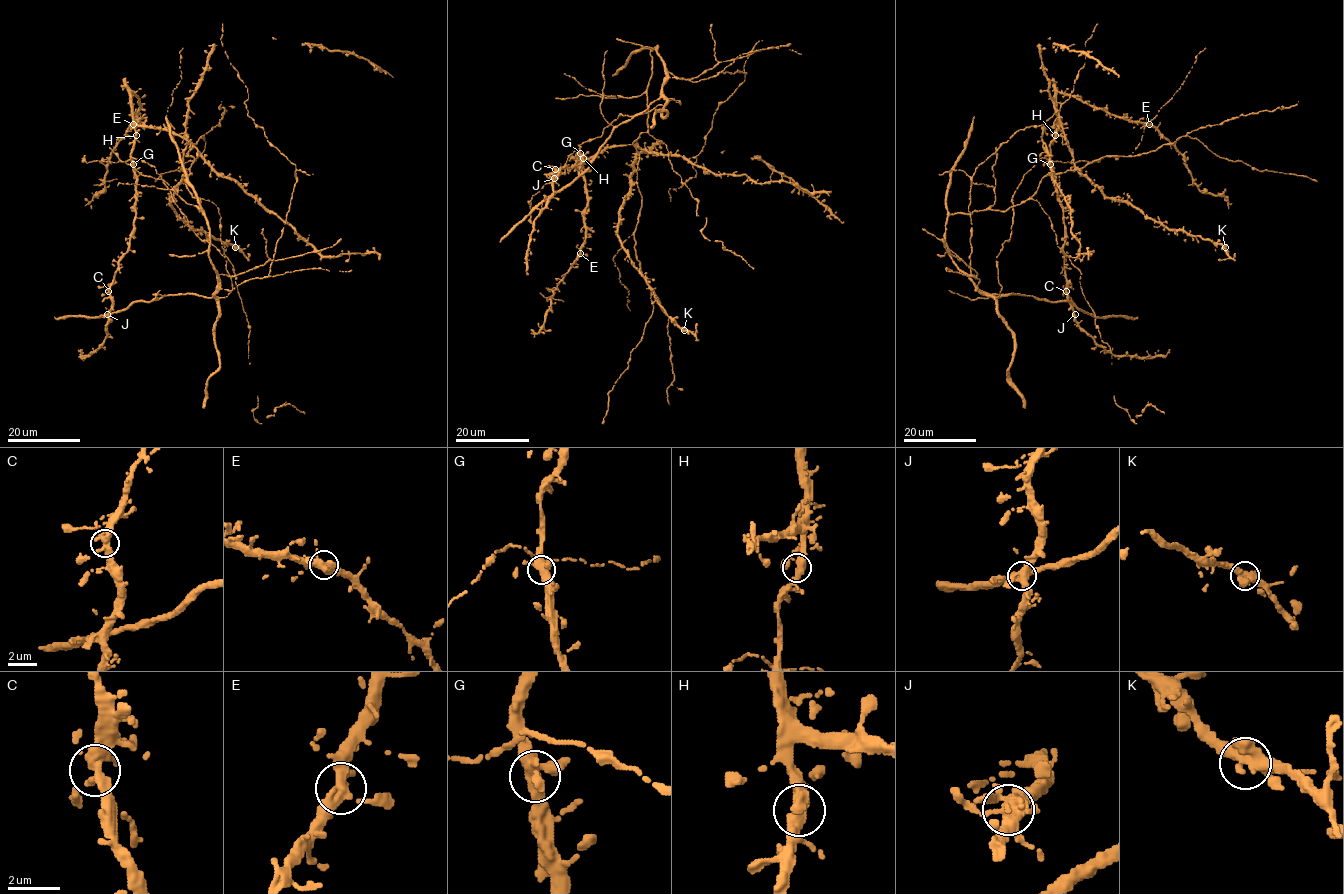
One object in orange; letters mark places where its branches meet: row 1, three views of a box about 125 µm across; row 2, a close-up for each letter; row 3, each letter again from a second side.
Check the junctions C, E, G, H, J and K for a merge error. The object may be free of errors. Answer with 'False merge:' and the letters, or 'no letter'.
False merge: no letter

